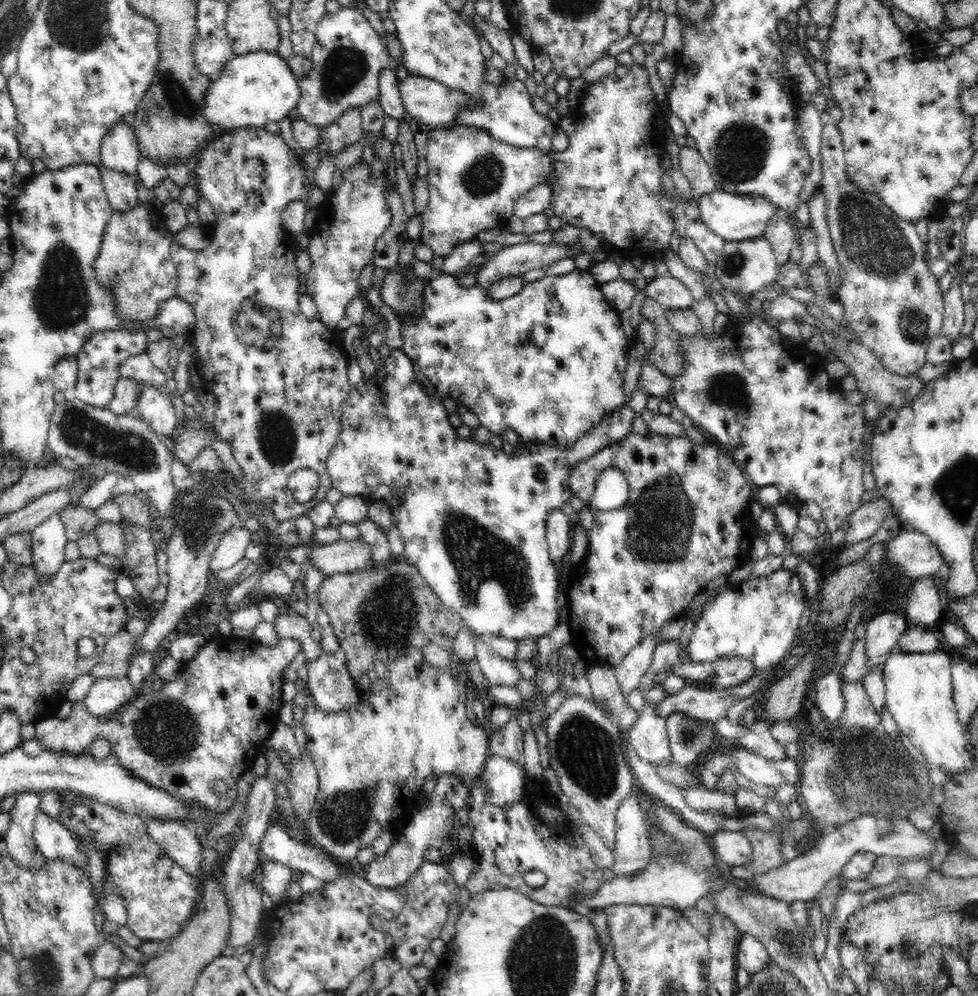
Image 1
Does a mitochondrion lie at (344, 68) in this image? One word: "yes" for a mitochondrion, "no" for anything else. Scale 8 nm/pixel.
yes

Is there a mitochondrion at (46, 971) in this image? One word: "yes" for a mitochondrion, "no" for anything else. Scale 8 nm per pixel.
yes

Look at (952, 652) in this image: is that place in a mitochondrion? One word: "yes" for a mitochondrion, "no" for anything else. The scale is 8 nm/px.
no

